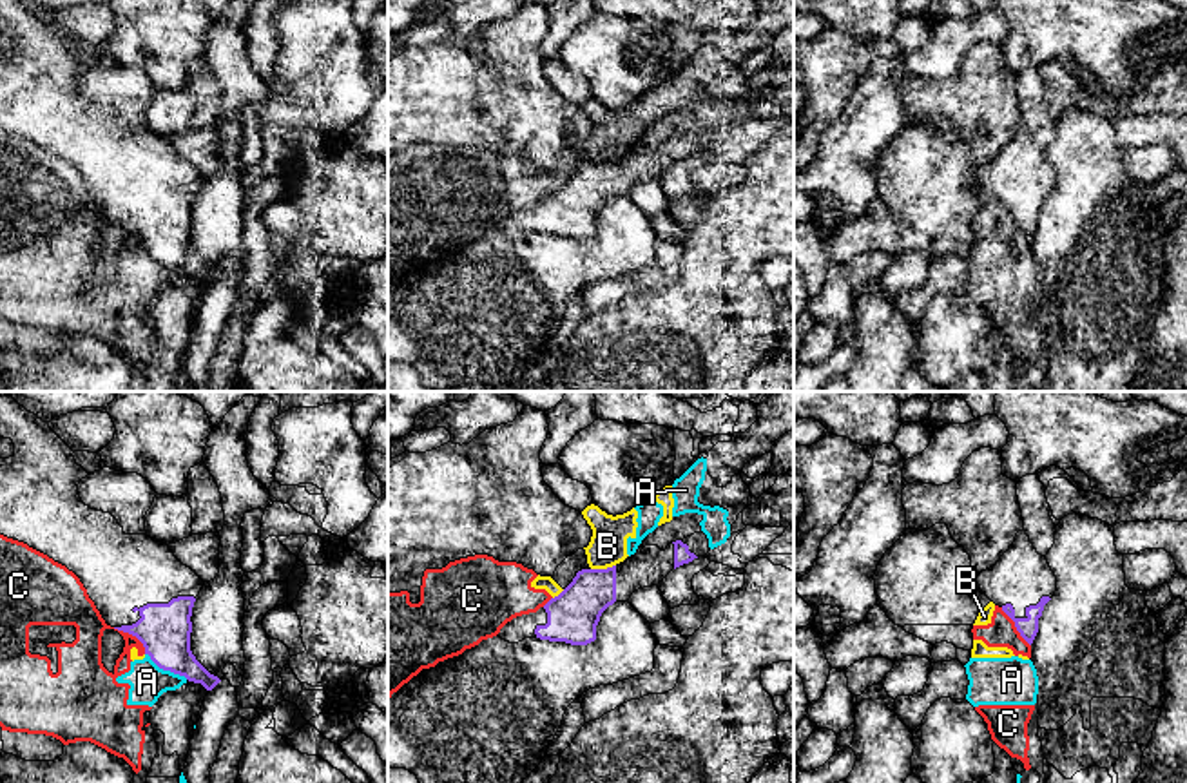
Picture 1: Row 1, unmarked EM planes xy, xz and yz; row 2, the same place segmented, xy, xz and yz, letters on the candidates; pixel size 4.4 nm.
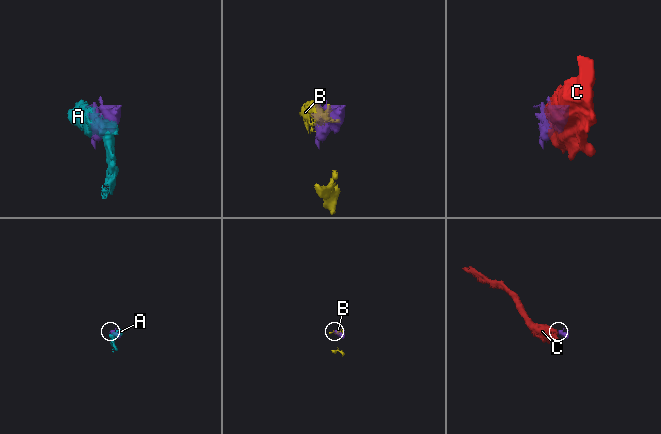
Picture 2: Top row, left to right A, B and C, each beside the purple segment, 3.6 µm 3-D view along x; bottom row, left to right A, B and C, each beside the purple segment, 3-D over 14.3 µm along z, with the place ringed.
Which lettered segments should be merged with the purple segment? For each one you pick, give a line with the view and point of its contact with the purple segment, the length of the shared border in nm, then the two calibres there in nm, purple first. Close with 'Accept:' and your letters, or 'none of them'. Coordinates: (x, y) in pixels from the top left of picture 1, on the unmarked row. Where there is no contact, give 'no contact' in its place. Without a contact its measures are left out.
Accept: none of them

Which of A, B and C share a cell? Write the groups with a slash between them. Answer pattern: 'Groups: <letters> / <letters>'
Groups: A B C

